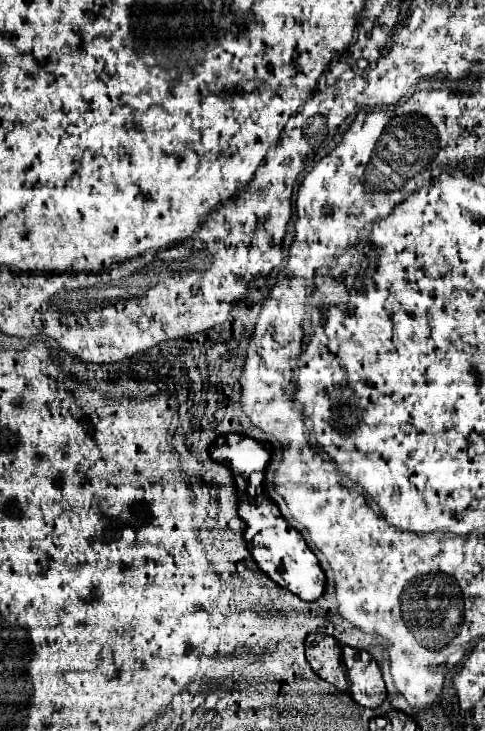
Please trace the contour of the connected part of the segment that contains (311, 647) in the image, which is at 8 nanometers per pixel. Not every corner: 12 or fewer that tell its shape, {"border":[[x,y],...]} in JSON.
{"border":[[308,634],[306,660],[322,680],[346,692],[338,640]]}

